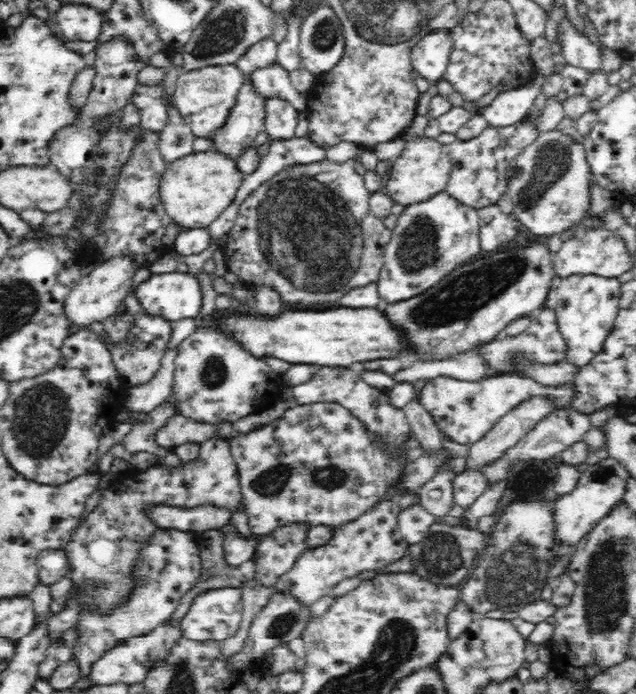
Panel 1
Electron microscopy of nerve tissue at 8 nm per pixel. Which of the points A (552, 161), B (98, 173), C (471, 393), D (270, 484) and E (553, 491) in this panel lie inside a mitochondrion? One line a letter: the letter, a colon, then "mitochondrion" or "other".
A: mitochondrion
B: other
C: other
D: mitochondrion
E: other

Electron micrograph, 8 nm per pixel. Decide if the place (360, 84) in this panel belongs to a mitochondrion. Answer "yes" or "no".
no

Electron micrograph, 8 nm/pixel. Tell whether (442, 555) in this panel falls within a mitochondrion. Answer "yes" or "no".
yes

